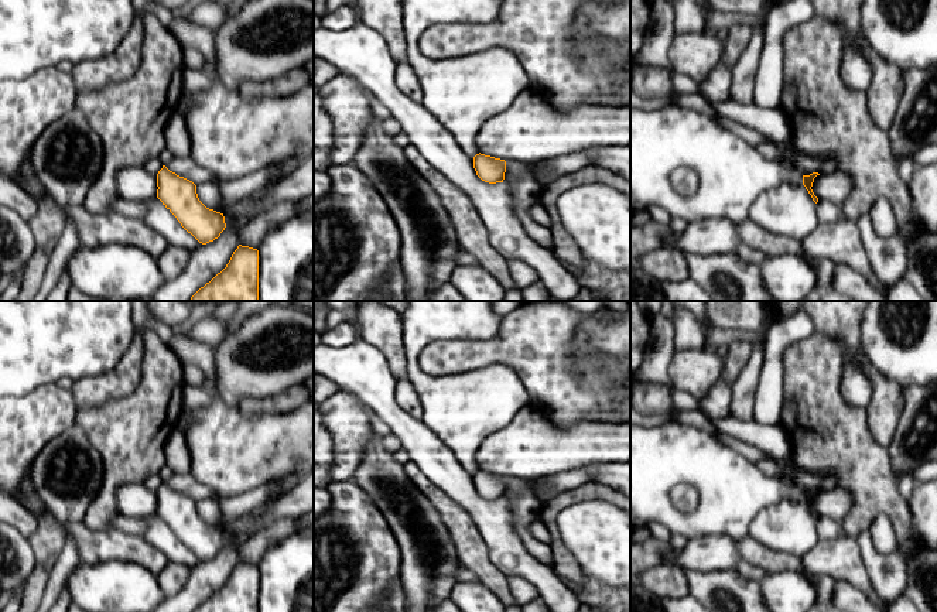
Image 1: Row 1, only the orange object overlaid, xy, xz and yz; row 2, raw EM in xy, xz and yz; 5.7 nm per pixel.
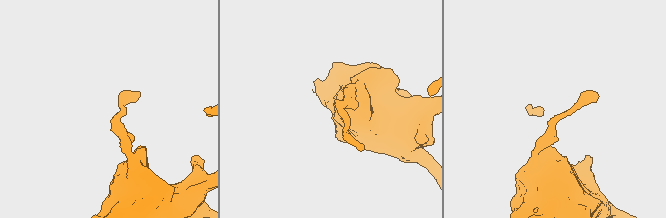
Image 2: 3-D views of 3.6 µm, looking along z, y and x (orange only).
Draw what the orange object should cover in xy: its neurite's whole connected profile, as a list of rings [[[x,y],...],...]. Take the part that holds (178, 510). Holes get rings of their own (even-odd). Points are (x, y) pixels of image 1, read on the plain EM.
[[[163,482],[157,490],[157,503],[157,514],[199,560],[213,558],[225,547],[223,530],[206,524],[199,517],[192,498]]]

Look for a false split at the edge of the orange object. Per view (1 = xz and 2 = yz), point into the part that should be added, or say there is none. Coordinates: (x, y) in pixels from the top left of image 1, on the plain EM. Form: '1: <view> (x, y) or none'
1: none
2: none

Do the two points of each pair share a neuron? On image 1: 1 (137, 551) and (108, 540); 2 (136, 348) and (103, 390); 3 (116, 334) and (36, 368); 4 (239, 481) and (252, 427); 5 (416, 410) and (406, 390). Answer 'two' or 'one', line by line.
1: one
2: one
3: one
4: one
5: one

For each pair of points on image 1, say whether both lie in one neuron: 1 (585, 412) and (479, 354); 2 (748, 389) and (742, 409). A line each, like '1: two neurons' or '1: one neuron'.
1: one neuron
2: one neuron

